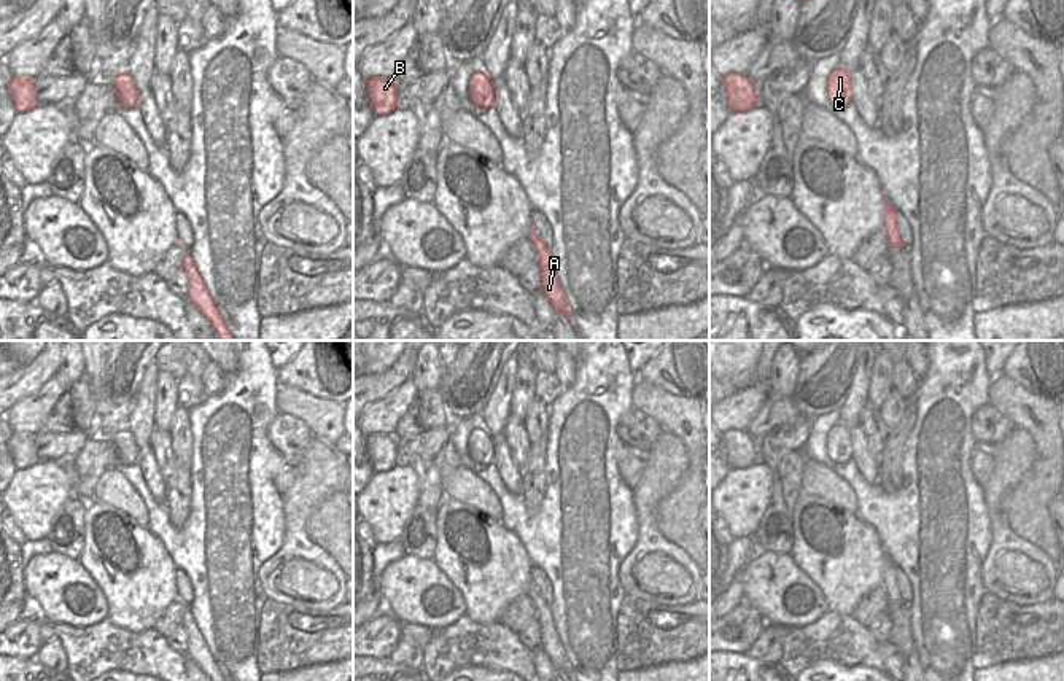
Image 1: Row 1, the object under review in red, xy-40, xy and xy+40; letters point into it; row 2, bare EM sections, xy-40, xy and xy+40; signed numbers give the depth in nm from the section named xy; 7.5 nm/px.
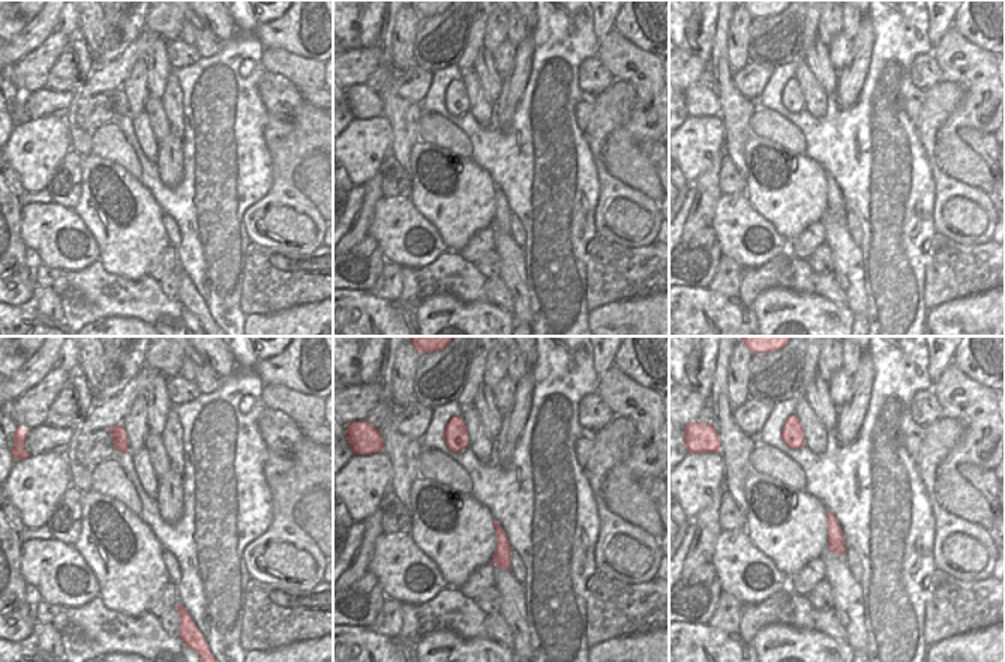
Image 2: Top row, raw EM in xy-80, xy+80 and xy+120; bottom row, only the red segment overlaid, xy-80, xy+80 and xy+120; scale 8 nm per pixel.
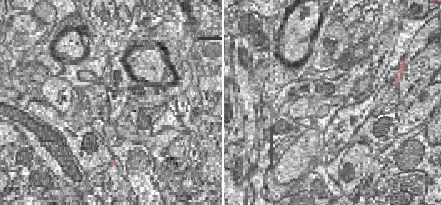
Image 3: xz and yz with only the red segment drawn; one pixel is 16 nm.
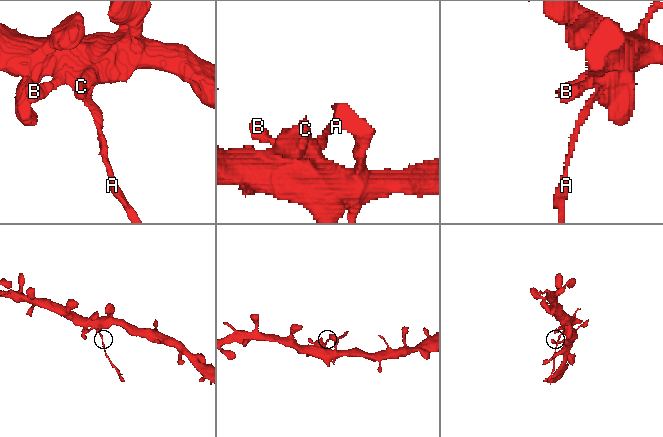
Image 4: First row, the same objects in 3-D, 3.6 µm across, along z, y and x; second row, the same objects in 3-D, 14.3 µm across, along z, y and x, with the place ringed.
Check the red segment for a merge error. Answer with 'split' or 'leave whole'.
split

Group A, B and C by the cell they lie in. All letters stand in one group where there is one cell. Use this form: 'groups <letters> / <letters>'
groups A / B C

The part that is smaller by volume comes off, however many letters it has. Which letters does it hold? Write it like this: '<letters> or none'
A

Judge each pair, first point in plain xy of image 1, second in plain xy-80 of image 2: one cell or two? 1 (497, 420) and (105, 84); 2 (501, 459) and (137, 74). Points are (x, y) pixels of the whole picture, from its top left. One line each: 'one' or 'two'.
1: two
2: two

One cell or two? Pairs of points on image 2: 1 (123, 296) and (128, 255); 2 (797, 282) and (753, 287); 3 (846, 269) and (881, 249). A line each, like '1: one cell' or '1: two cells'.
1: two cells
2: one cell
3: two cells

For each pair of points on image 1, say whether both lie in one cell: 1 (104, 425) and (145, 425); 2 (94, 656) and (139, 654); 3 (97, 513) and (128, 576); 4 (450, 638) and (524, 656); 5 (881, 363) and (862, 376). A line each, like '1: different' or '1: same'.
1: different
2: same
3: same
4: same
5: different

